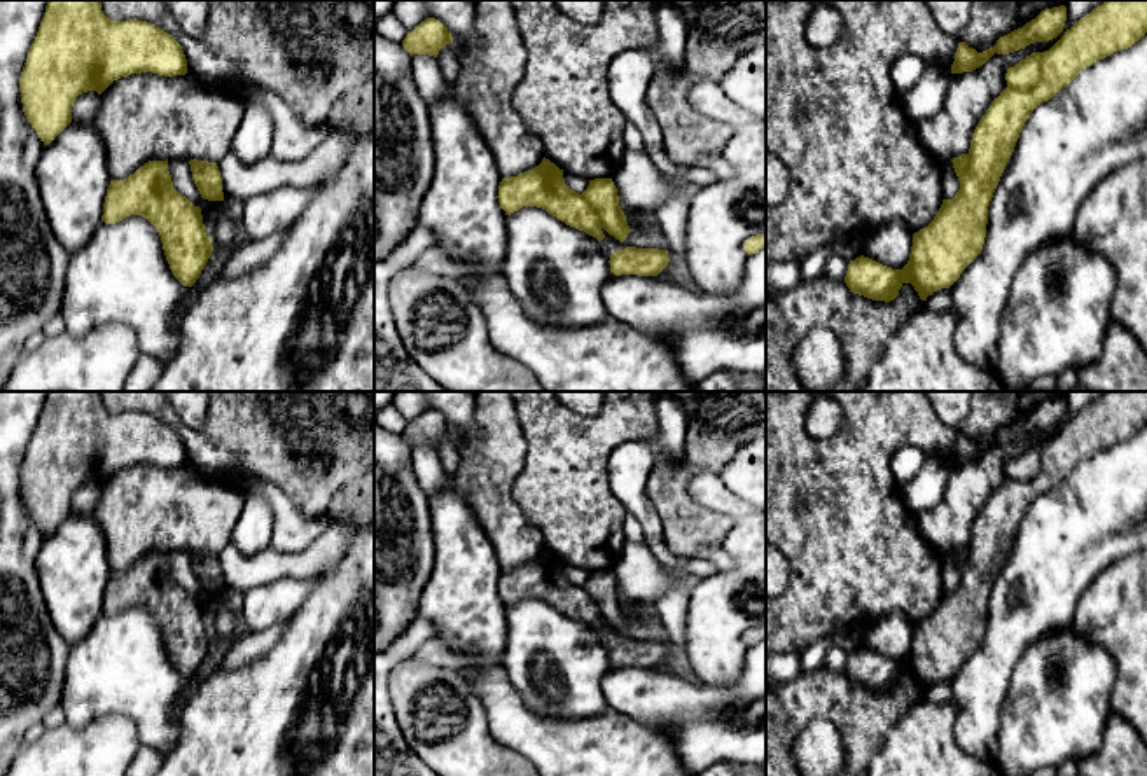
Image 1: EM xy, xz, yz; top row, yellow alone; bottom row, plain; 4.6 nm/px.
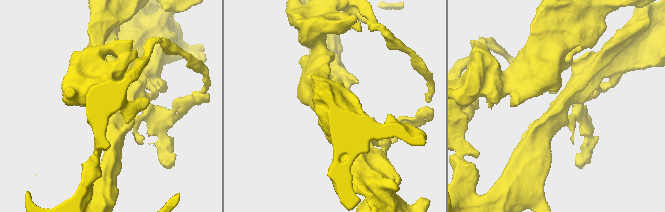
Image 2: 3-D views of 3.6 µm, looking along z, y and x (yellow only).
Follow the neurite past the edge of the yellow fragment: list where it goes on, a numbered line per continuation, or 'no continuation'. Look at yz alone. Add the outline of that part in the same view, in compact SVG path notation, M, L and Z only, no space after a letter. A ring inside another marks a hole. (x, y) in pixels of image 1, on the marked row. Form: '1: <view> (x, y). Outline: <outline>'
no continuation

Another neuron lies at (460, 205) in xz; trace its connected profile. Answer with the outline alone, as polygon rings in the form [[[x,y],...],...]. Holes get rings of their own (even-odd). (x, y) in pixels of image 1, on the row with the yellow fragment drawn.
[[[449,93],[428,105],[434,138],[434,178],[418,227],[435,232],[435,245],[458,262],[502,271],[507,215],[498,203],[502,175],[469,112]]]

